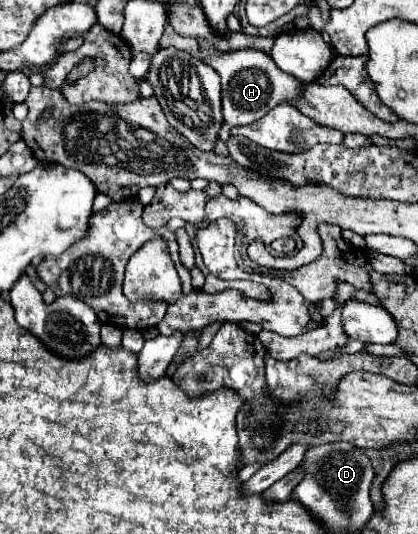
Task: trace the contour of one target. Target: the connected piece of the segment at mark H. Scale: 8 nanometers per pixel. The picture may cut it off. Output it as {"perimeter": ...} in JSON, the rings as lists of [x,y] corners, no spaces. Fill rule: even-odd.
{"perimeter":[[[199,39],[199,51],[205,59],[207,65],[211,65],[219,77],[221,77],[221,89],[223,89],[223,115],[225,115],[225,123],[221,129],[219,139],[227,141],[229,139],[229,129],[237,127],[237,125],[247,125],[247,123],[255,123],[261,117],[265,117],[273,107],[281,105],[281,103],[289,103],[301,97],[301,87],[303,83],[281,71],[273,59],[257,49],[239,49],[239,51],[219,51],[215,49],[215,45],[207,39]]]}

